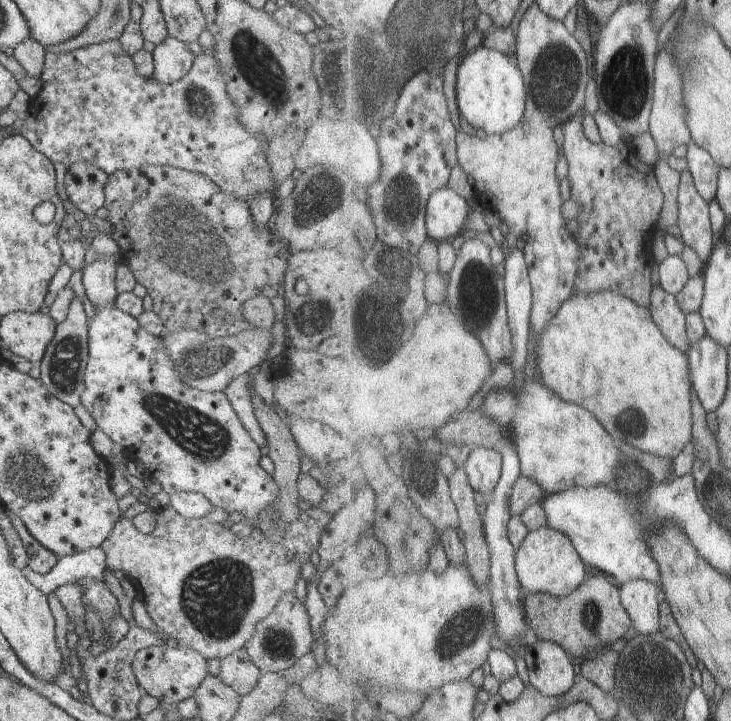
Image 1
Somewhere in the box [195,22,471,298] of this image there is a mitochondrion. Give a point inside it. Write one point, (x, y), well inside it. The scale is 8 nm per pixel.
(256, 64)

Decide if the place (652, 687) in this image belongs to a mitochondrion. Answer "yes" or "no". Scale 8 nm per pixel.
yes

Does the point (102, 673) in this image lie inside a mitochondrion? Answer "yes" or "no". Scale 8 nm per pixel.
no

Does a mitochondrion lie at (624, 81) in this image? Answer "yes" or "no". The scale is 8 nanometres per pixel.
yes

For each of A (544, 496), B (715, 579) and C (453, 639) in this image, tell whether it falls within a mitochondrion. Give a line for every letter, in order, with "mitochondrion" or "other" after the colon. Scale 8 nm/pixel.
A: other
B: other
C: mitochondrion

